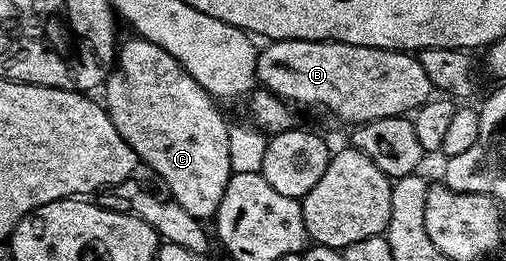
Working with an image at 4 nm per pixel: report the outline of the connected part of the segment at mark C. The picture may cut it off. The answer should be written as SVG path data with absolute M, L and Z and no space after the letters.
M130 38L118 45L115 67L105 81L105 107L113 126L127 145L167 183L170 199L197 218L214 217L233 171L229 156L229 121L219 113L212 95L204 90L161 46L142 38Z

